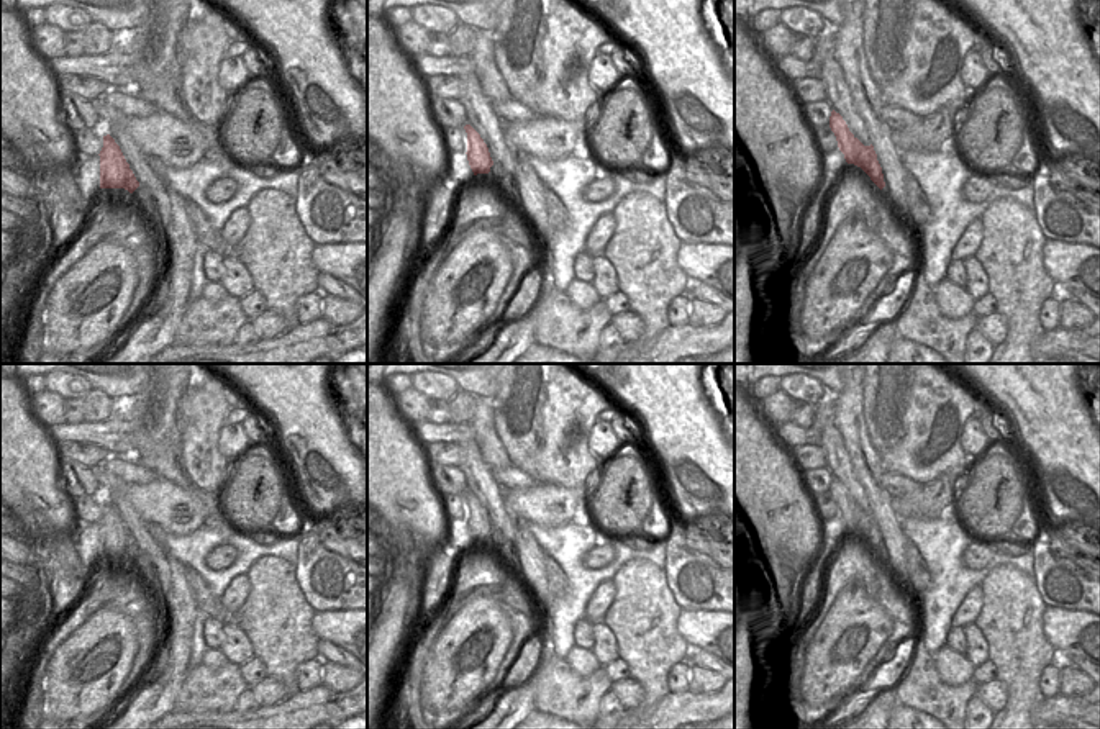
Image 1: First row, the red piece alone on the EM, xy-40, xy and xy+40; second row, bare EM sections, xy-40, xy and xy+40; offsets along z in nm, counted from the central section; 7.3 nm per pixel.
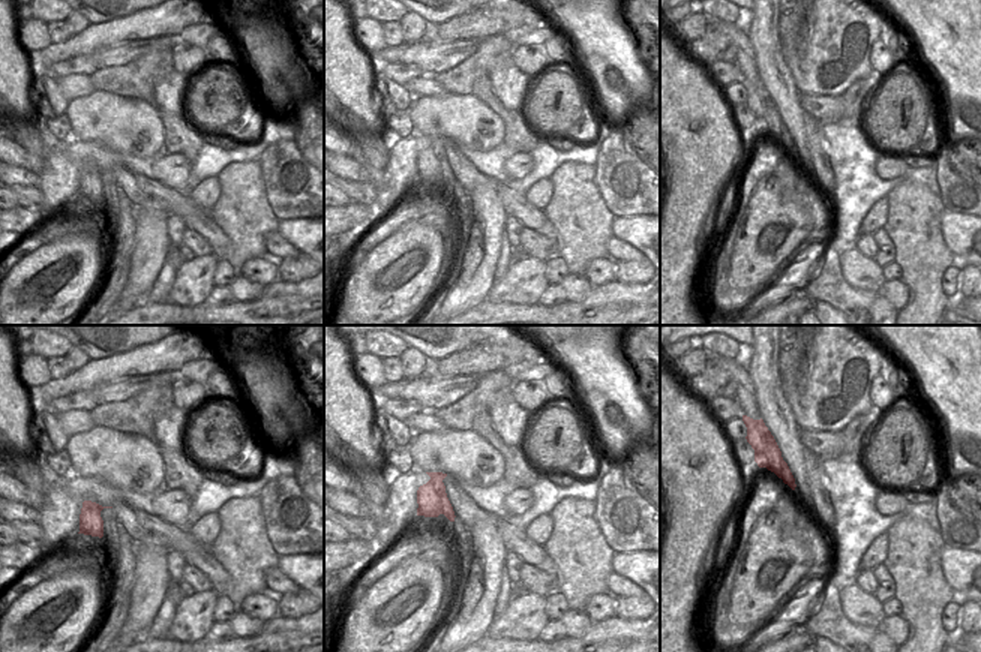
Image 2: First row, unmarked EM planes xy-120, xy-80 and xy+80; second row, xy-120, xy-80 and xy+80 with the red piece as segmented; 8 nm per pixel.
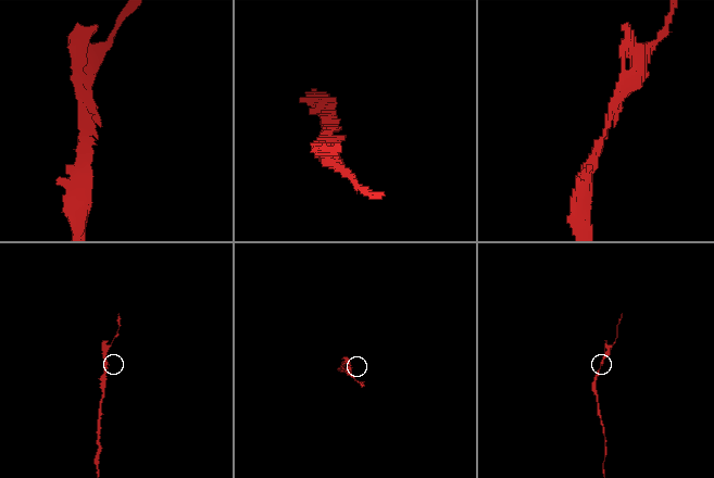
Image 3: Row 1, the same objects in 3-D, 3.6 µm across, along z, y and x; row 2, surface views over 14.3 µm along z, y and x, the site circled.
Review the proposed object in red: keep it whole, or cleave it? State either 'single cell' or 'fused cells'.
fused cells

